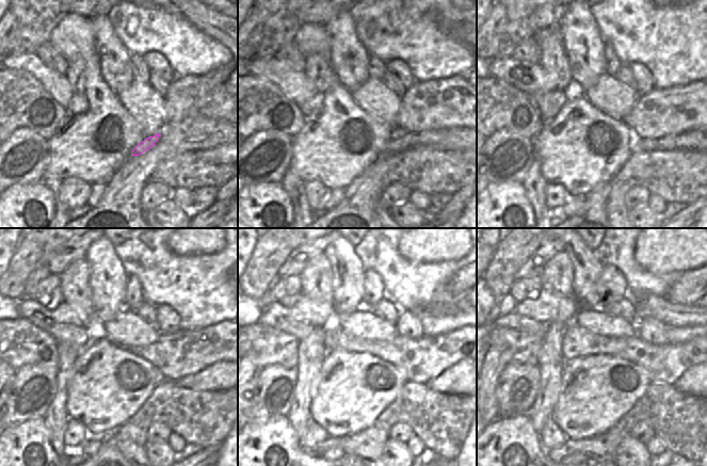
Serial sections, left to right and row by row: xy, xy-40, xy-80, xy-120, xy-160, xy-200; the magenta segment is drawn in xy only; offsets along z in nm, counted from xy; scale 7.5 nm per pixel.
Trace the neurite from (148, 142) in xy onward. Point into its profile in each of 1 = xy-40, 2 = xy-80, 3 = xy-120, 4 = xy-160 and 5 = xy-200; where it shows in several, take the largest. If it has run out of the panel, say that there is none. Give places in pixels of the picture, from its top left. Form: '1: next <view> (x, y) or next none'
1: next xy-40 (400, 141)
2: next xy-80 (690, 140)
3: next xy-120 (214, 378)
4: next xy-160 (454, 380)
5: next xy-200 (693, 382)

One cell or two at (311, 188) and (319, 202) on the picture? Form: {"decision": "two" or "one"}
{"decision": "one"}

